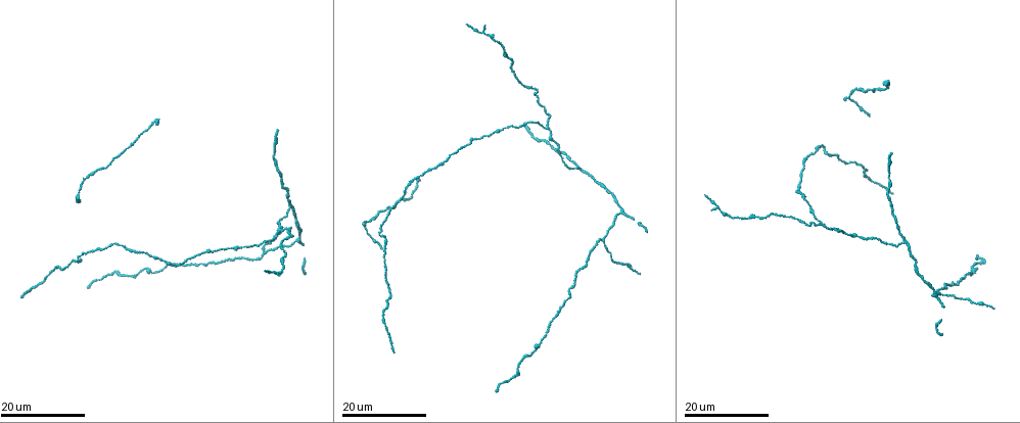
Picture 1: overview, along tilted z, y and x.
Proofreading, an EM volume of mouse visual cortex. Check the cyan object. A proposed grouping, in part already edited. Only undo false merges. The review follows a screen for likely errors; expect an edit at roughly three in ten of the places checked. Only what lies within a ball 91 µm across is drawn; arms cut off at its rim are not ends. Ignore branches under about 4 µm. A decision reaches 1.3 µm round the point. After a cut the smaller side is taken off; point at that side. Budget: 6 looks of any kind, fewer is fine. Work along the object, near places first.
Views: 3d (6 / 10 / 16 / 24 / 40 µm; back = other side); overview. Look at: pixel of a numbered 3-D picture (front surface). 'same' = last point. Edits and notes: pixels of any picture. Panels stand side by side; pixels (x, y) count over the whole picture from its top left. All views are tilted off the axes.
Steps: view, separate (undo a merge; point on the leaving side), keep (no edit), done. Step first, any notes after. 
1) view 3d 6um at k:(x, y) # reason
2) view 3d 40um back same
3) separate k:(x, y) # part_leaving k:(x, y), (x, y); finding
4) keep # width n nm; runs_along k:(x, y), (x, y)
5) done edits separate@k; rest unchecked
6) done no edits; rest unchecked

view 3d 16um at 1:(290, 205) # side arm on a straight run

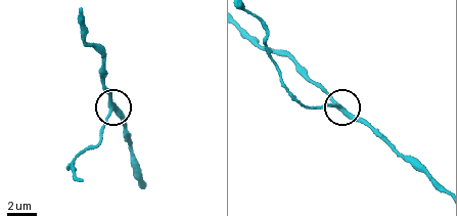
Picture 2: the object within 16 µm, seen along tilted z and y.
view 3d 6um at 2:(111, 102)

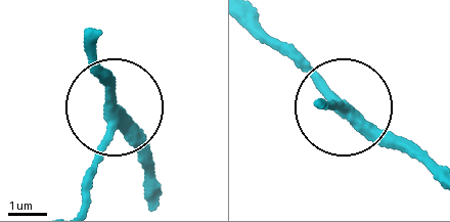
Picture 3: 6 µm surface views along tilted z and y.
keep # arms 3; one neuron here

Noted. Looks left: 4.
view 3d 16um at 1:(846, 98) # three-way junction

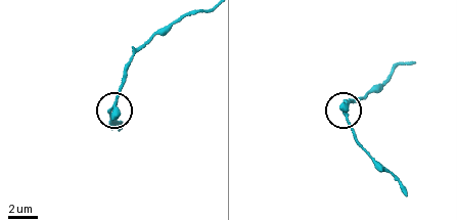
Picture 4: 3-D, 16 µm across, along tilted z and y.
view 3d 10um at 4:(346, 116)

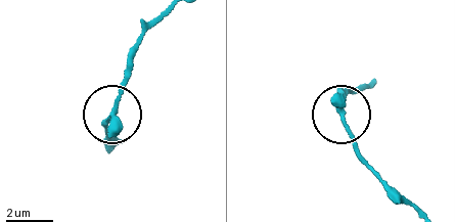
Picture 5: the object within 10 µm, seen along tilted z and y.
view 3d 10um back at 5:(342, 114) # other side

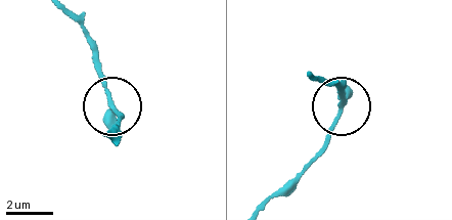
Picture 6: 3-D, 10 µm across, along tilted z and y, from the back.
keep # arms 3; one neuron here

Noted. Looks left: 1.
done no edits; rest unchecked

